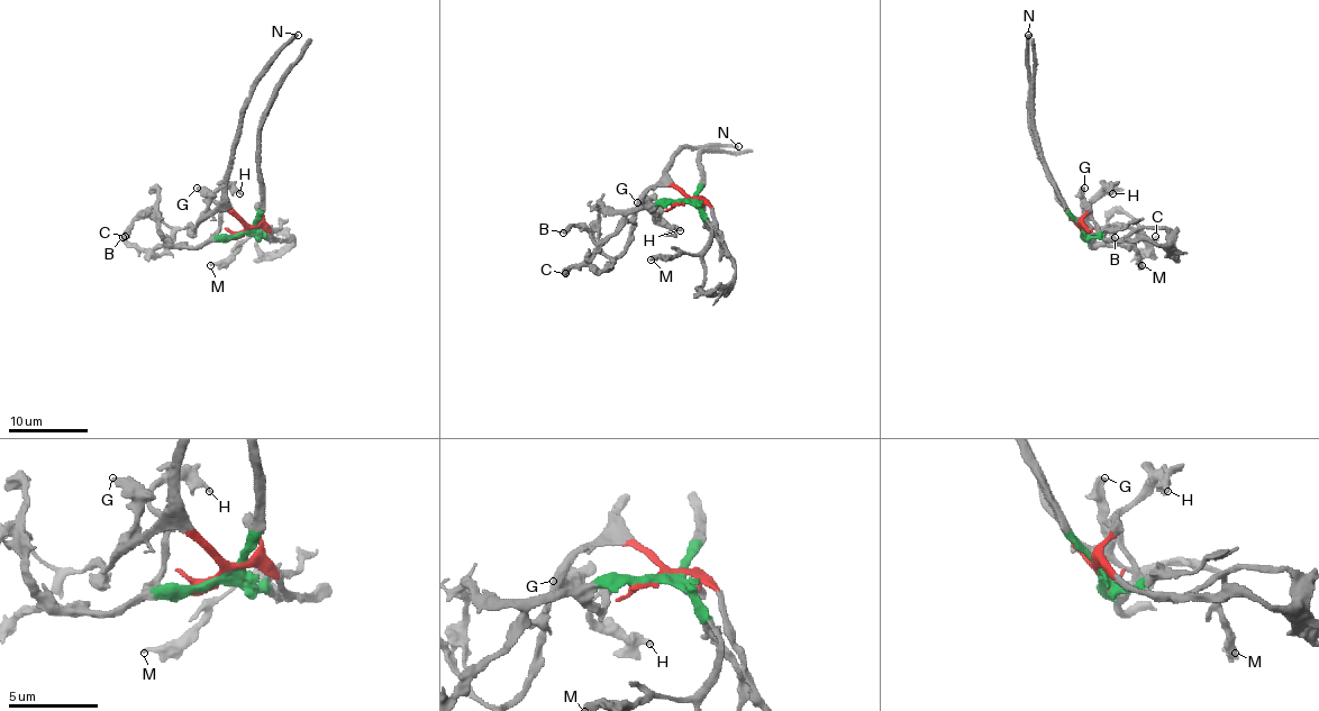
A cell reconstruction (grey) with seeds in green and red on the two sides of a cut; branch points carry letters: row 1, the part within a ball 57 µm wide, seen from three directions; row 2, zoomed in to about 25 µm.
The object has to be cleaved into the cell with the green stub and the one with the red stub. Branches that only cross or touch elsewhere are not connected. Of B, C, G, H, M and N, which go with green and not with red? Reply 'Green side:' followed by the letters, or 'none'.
Green side: H, M

